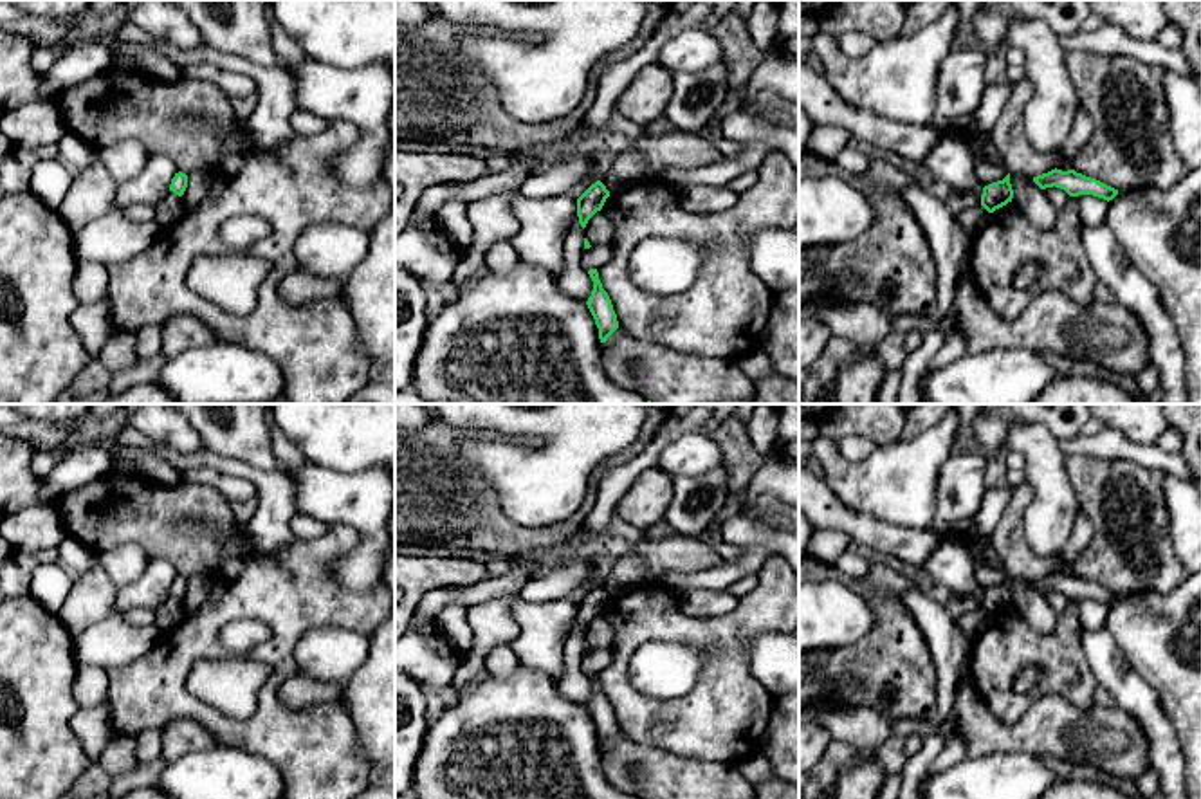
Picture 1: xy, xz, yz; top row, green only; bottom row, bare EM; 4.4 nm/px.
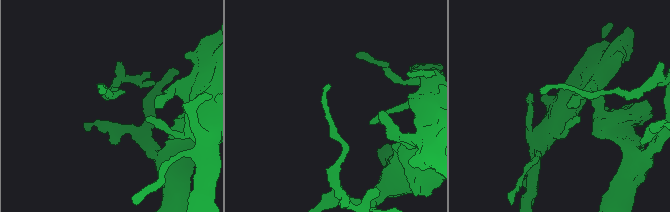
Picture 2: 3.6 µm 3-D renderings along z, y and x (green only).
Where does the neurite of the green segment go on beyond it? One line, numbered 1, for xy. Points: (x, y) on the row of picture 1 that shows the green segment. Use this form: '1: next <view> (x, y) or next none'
1: next none

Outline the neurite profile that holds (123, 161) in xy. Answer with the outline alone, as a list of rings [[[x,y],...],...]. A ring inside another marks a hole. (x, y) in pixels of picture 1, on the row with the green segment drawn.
[[[133,139],[96,150],[110,177],[121,184],[132,180],[148,162],[150,153]]]

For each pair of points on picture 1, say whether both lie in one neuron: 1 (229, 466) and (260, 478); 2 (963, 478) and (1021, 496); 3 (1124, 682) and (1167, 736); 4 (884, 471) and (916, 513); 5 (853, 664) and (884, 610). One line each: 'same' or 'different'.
1: same
2: different
3: same
4: same
5: same

